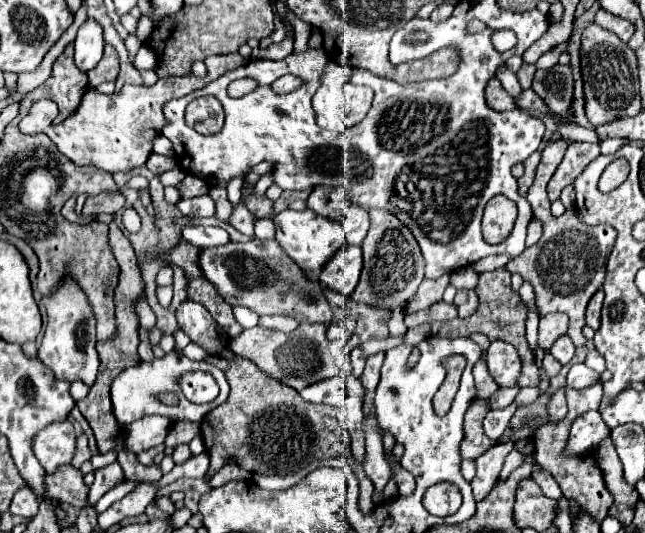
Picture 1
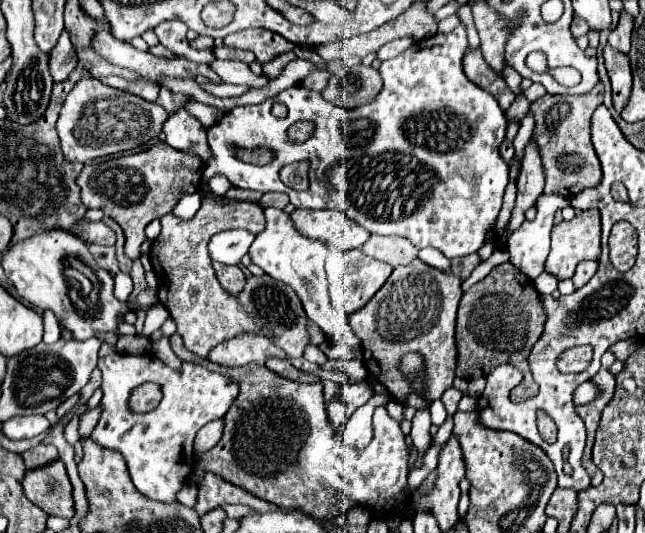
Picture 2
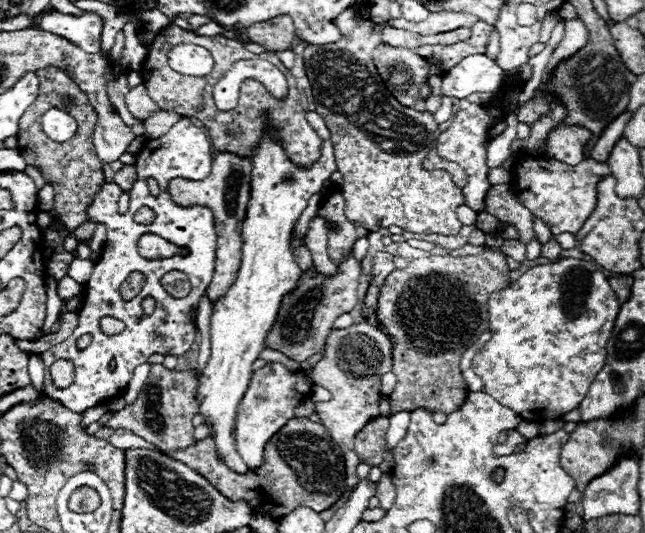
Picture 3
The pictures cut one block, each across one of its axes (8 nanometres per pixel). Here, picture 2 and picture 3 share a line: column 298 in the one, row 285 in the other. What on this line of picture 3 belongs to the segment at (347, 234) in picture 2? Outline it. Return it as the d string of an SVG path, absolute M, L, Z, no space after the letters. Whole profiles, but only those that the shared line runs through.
M216 152L216 158L212 160L212 172L204 180L188 180L186 184L180 184L180 178L170 180L170 196L178 206L206 206L214 214L214 226L218 236L218 248L216 248L216 268L212 282L206 290L212 304L216 304L230 284L236 280L238 268L240 268L240 246L242 246L242 222L246 218L246 206L250 200L250 180L252 180L252 164L246 158L238 158L234 154L222 154Z

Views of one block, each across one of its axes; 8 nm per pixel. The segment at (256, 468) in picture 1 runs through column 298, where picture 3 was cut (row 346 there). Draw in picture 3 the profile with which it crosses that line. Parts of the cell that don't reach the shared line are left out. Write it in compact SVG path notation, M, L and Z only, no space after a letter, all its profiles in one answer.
M484 246L484 252L478 256L430 256L416 262L410 262L404 270L392 272L386 282L382 284L380 298L378 298L378 320L388 328L388 332L396 338L394 354L394 374L398 384L390 394L390 408L392 412L400 410L438 410L450 414L458 410L466 396L468 384L460 372L460 358L464 350L478 340L478 336L488 328L488 310L486 302L488 296L496 290L510 286L510 270L506 264L506 256Z

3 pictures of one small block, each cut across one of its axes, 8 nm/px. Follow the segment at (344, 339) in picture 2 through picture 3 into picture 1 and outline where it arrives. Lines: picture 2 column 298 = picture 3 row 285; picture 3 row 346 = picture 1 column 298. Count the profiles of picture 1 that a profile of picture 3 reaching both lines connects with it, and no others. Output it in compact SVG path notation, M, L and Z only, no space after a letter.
M286 208L274 216L274 224L276 224L276 242L302 270L308 272L320 272L322 266L334 256L334 252L346 242L344 230L342 226L338 226L338 222L324 218L308 208L302 212Z

